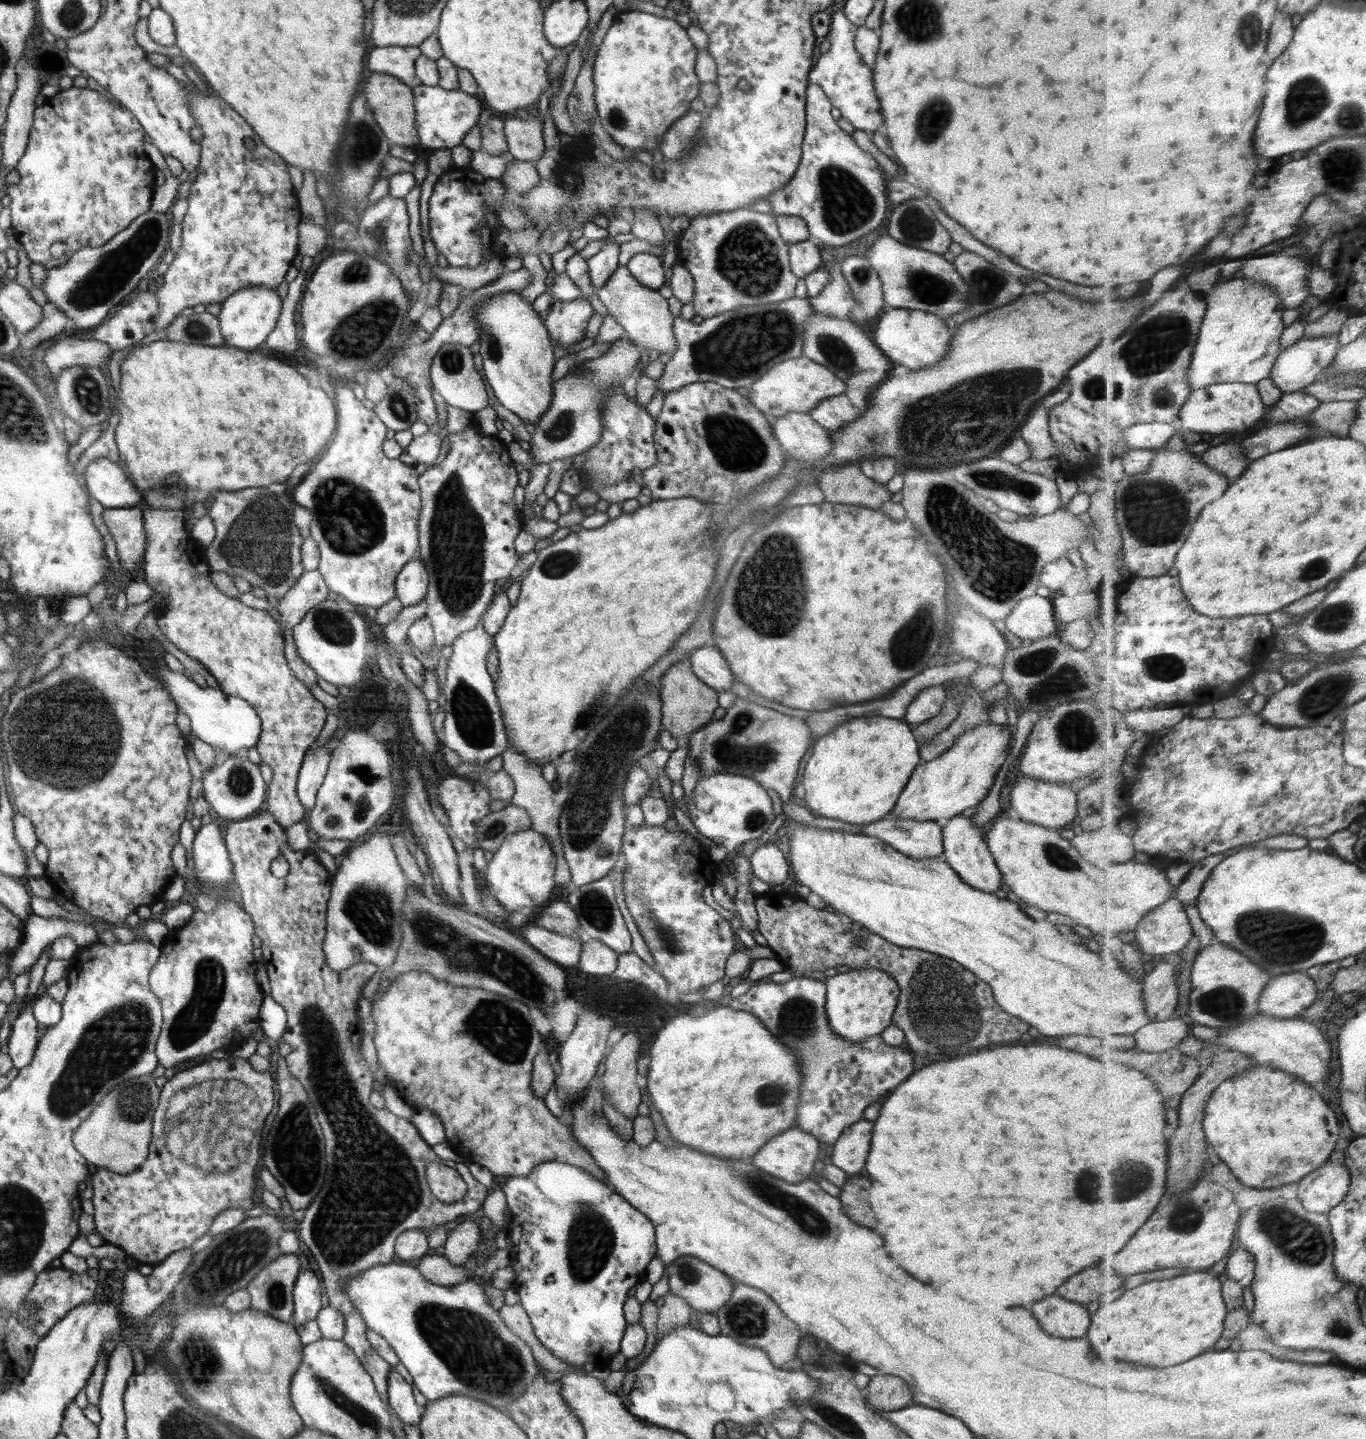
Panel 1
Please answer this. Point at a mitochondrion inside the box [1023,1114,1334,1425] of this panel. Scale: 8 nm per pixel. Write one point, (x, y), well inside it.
(1304, 1241)

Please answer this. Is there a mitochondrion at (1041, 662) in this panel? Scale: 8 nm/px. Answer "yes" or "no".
yes

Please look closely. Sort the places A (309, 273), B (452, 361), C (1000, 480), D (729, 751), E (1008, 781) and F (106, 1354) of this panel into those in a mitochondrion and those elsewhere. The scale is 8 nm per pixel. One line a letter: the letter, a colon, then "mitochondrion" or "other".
A: other
B: mitochondrion
C: mitochondrion
D: mitochondrion
E: other
F: other

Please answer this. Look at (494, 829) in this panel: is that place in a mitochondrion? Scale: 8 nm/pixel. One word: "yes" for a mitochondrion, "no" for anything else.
yes

